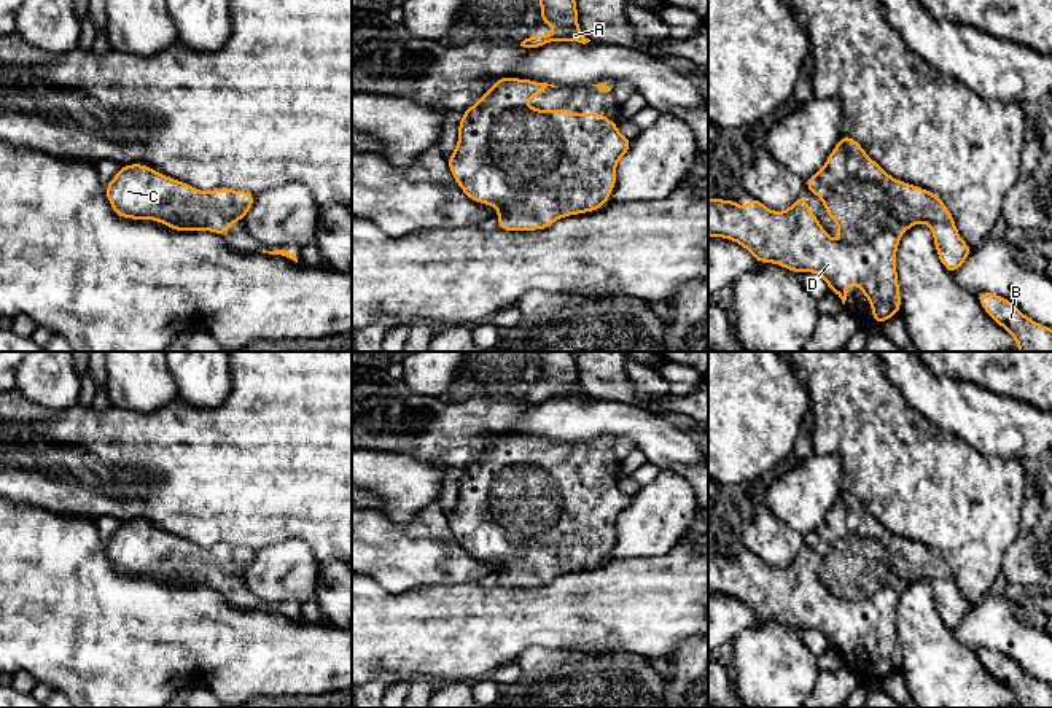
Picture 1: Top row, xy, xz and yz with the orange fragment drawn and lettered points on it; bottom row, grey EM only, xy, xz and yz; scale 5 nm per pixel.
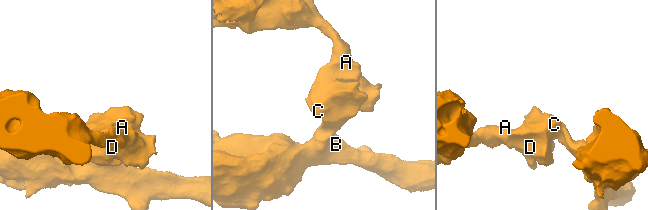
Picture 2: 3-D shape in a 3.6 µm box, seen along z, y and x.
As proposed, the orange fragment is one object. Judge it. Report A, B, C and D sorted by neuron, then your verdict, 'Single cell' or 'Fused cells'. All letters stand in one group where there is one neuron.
Groups: A B C D. Single cell

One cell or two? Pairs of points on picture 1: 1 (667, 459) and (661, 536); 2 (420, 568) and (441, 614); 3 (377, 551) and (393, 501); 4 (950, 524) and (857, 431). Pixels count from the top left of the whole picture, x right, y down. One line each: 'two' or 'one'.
1: two
2: two
3: two
4: one

